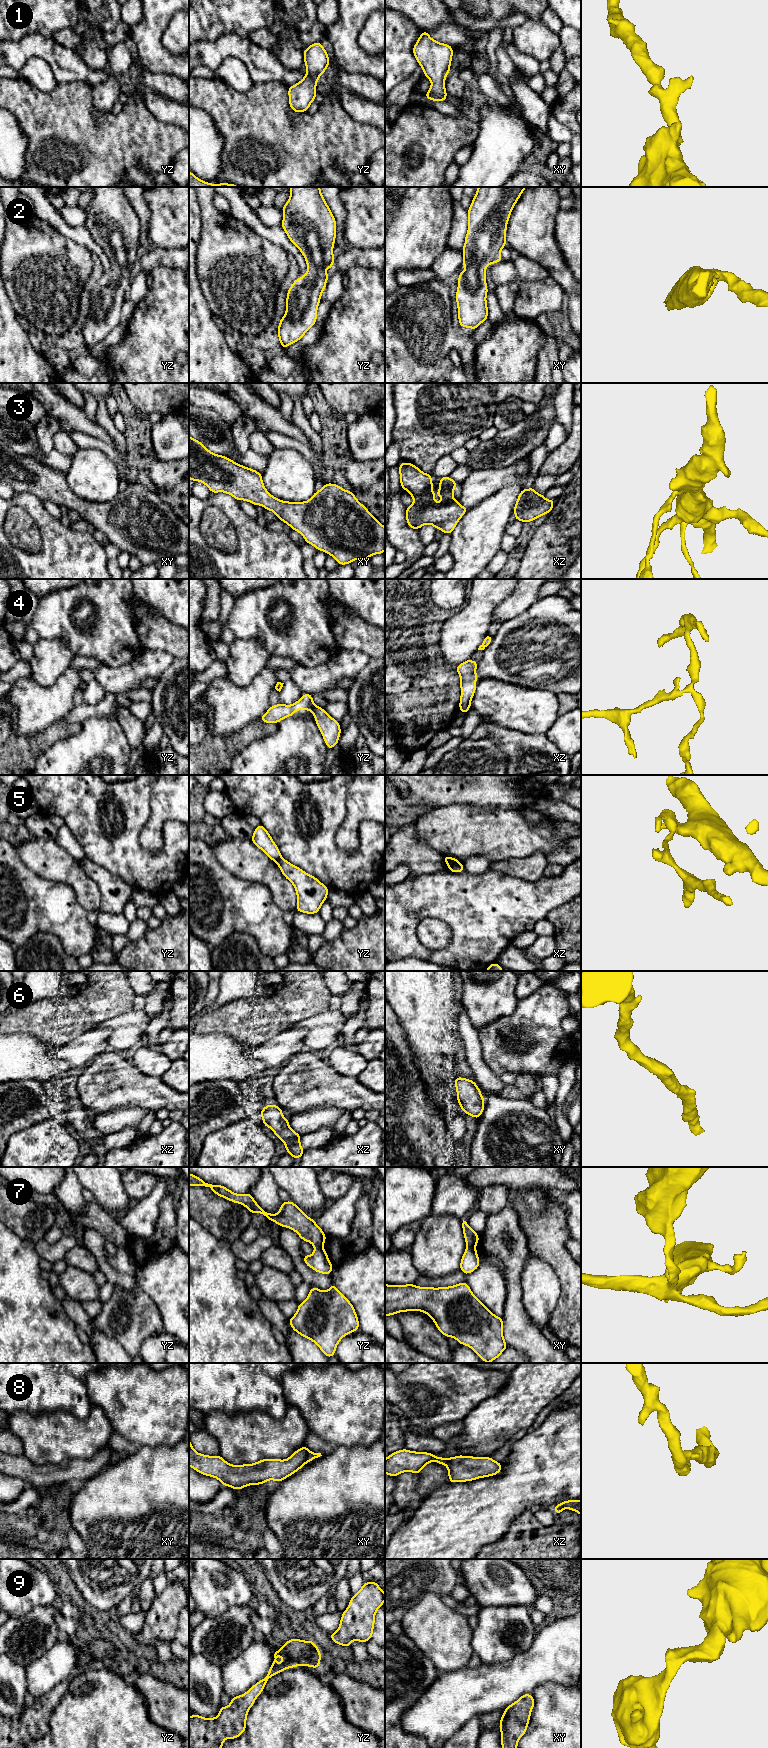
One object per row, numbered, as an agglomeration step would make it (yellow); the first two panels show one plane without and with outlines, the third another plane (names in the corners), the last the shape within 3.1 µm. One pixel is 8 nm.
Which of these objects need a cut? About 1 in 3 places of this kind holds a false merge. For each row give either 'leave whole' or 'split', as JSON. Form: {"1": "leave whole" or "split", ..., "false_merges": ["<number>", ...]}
{"1": "leave whole", "2": "leave whole", "3": "leave whole", "4": "leave whole", "5": "split", "6": "leave whole", "7": "split", "8": "leave whole", "9": "leave whole", "false_merges": ["5", "7"]}

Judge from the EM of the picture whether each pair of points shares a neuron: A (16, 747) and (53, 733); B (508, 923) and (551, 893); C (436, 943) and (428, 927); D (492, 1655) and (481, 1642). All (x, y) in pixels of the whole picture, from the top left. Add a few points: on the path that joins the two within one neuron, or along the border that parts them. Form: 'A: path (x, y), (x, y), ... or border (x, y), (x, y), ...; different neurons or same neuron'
A: path (25, 747), (30, 747), (44, 739); same neuron
B: path (519, 912), (529, 902), (540, 897); same neuron
C: path (436, 939), (431, 931); same neuron
D: path (491, 1652), (484, 1645); same neuron

